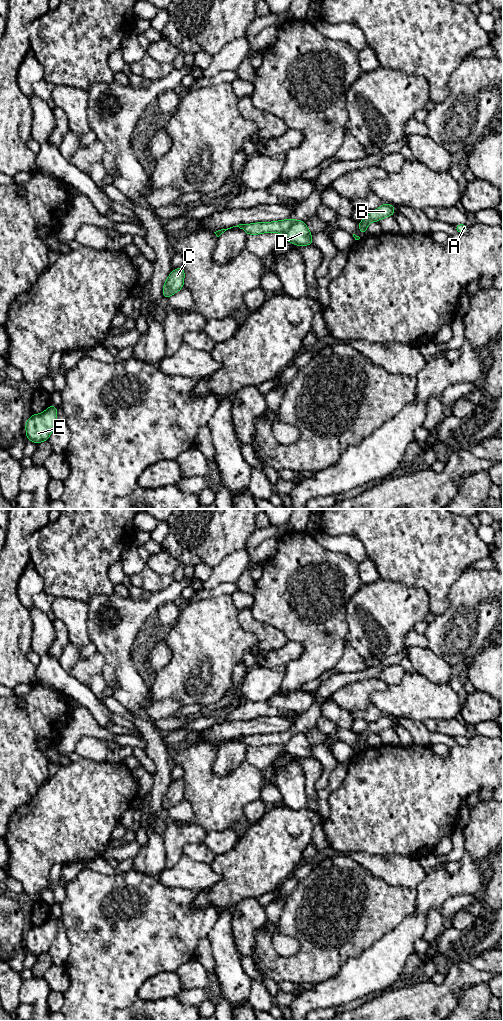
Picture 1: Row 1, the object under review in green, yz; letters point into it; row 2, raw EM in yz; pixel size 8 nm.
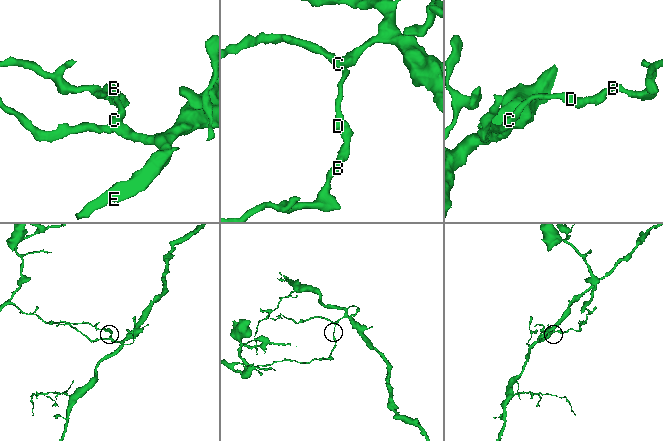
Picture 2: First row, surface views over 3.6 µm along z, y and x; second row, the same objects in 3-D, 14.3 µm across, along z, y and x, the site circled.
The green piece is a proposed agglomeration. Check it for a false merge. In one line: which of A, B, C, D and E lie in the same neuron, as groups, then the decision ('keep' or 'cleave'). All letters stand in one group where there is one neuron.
groups A B D / C E; cleave

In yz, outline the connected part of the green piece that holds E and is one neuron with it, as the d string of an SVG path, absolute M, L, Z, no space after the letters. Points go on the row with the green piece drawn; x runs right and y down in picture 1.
M52 403L44 412L32 414L25 423L26 440L36 445L48 441L57 424L58 408Z

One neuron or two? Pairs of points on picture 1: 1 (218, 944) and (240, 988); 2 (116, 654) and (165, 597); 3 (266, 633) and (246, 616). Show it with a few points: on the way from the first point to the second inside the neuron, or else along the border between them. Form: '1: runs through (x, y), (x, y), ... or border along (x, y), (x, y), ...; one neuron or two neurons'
1: runs through (225, 955), (232, 977); one neuron
2: runs through (116, 638), (149, 604); one neuron
3: runs through (261, 630), (250, 621); one neuron

